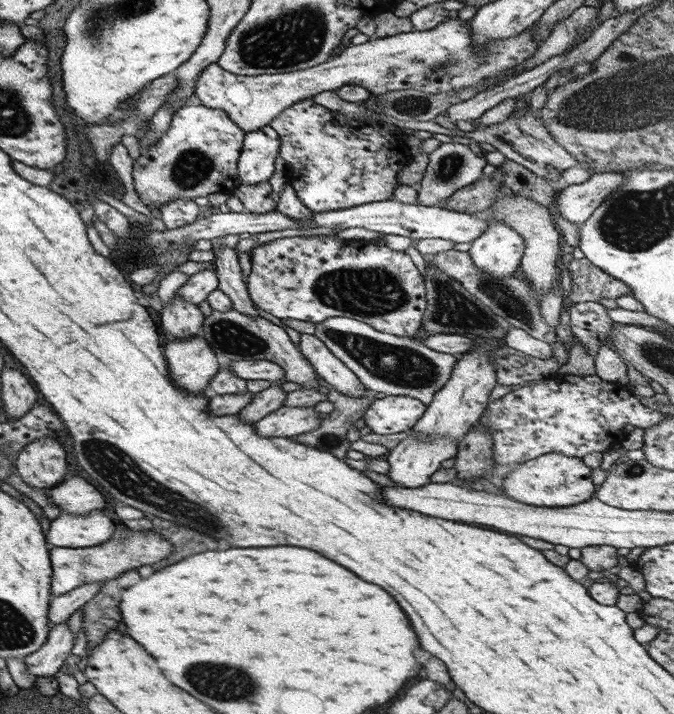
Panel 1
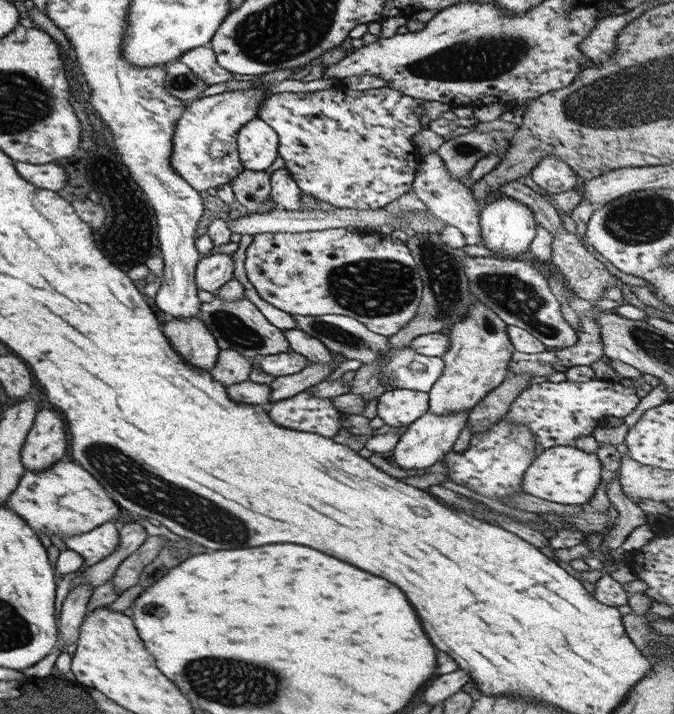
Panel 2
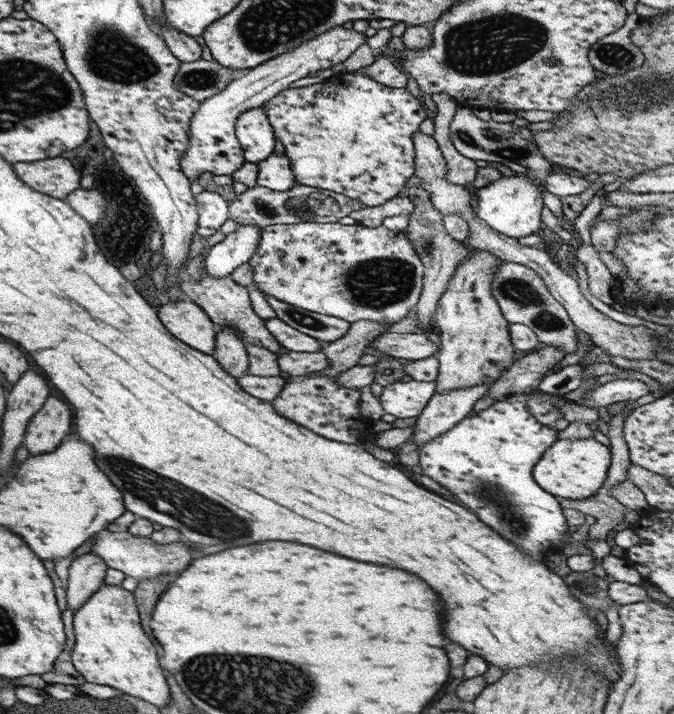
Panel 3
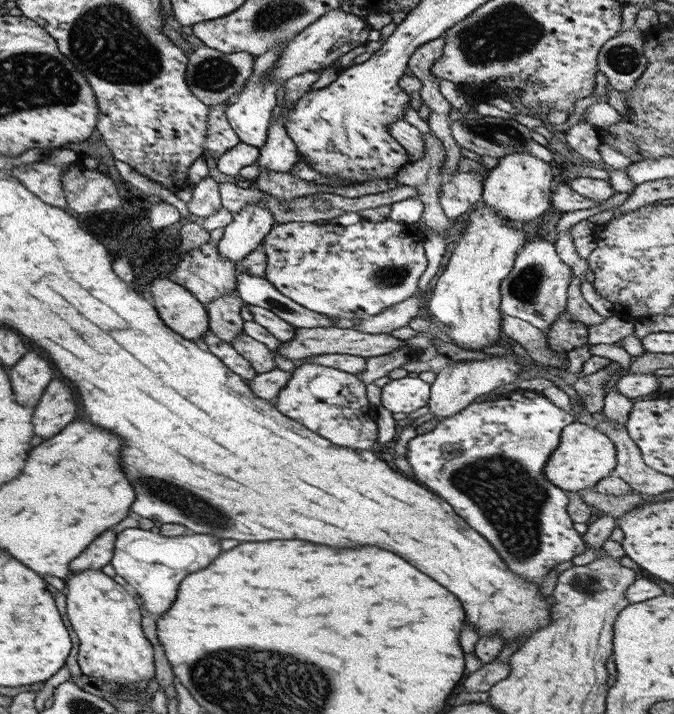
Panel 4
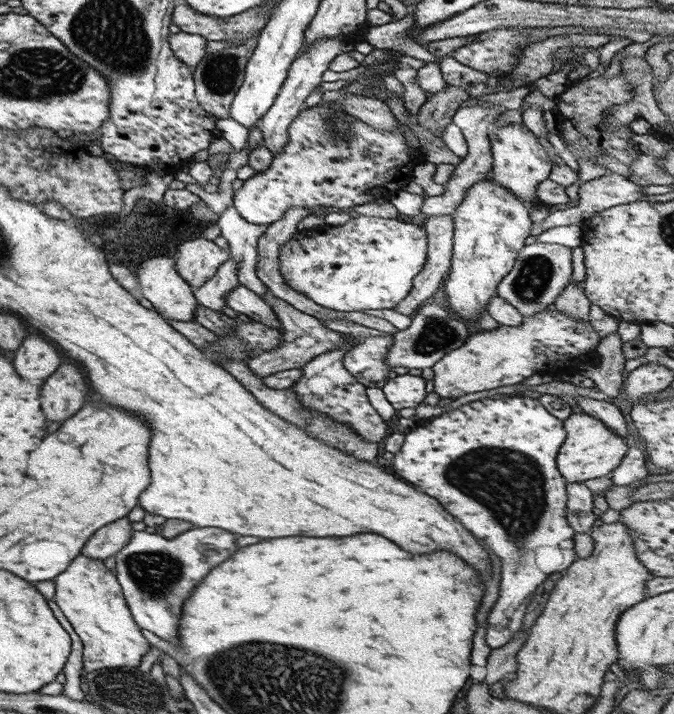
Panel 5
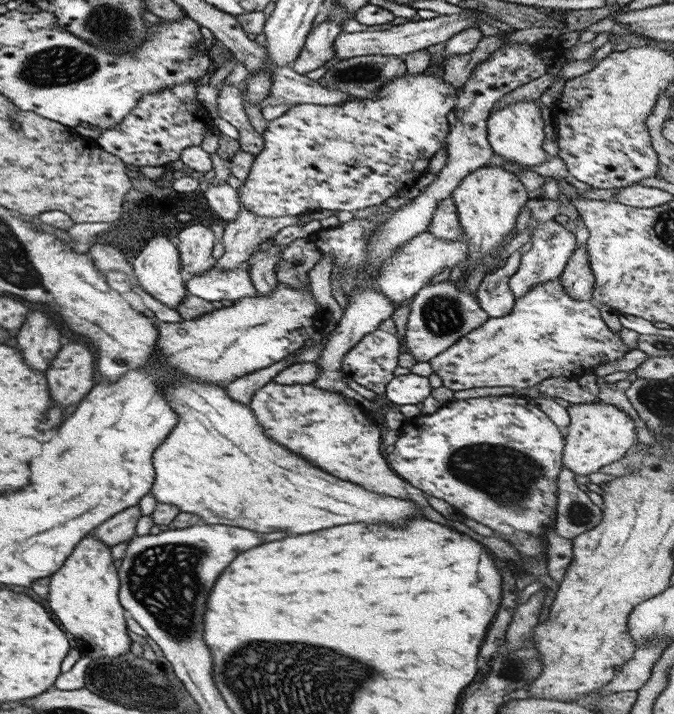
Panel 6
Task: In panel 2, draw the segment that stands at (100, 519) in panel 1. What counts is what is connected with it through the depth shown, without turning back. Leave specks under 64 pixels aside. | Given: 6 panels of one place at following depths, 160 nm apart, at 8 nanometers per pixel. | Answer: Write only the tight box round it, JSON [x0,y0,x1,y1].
[63,521,118,569]

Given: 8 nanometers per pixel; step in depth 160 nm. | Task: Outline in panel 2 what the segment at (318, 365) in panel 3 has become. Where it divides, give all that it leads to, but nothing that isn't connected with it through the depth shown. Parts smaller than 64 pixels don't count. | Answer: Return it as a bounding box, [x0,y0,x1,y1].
[250,349,307,377]

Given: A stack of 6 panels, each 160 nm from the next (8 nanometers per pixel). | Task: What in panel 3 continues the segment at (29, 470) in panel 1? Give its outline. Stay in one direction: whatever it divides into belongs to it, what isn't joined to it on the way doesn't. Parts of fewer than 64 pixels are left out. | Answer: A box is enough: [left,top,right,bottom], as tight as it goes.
[23,396,71,456]

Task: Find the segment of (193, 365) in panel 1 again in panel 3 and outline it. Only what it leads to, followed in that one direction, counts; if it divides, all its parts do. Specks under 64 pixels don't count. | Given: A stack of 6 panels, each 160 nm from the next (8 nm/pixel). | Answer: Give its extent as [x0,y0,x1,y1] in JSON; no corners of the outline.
[155,298,216,354]

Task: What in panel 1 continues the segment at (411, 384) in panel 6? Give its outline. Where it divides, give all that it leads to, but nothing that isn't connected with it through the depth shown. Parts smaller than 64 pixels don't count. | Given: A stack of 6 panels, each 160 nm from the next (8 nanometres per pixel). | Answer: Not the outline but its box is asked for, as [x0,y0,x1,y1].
[362,396,425,434]

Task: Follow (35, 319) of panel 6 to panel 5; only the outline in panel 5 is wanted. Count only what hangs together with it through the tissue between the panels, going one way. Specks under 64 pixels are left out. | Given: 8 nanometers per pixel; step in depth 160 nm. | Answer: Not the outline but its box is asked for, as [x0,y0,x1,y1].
[13,332,59,384]

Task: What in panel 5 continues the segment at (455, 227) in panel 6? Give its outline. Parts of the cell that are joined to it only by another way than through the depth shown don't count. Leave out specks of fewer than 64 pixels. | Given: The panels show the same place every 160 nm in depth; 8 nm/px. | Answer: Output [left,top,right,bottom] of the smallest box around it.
[393,215,453,317]

